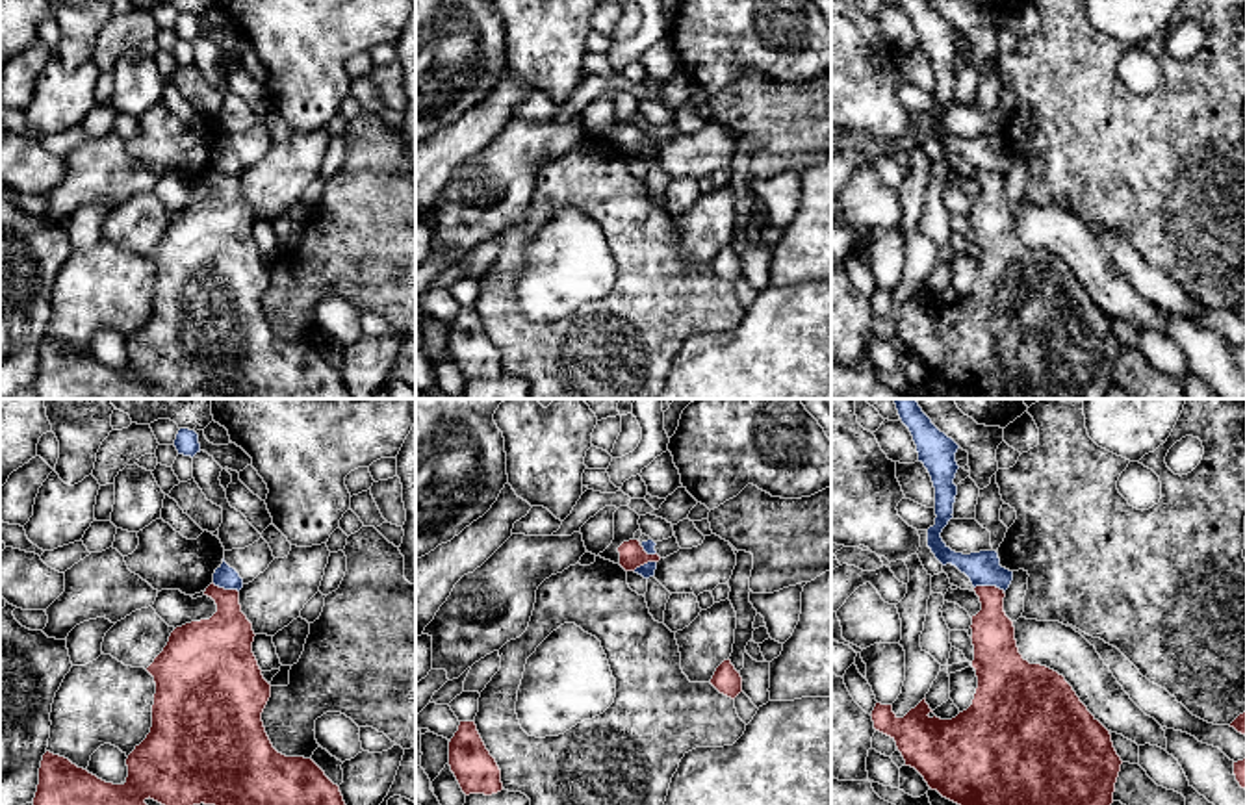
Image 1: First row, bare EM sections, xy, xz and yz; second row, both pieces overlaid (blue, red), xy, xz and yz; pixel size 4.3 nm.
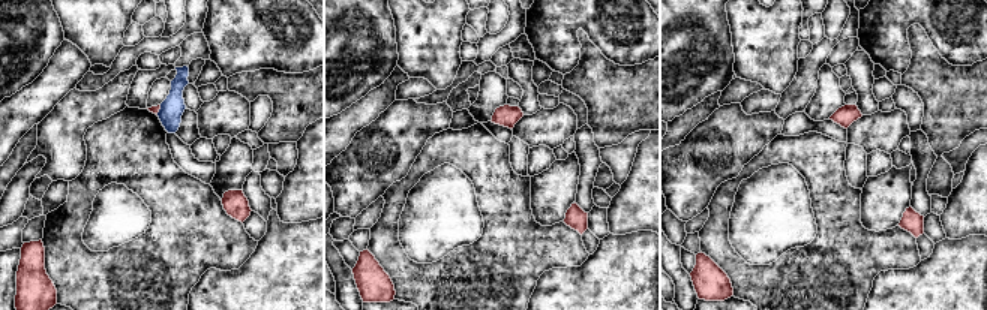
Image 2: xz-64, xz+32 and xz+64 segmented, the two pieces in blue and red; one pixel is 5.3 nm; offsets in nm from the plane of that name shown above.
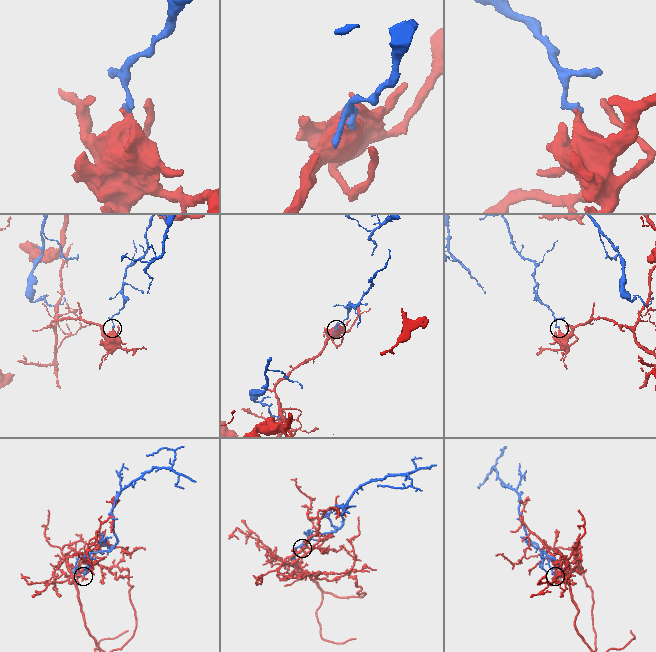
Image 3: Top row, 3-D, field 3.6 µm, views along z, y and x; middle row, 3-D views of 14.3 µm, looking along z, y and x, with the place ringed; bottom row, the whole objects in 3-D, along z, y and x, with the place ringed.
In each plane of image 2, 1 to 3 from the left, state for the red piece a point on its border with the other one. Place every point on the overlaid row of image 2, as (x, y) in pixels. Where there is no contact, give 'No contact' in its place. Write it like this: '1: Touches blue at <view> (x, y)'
1: Touches blue at xz-64 (159, 110)
2: No contact
3: No contact

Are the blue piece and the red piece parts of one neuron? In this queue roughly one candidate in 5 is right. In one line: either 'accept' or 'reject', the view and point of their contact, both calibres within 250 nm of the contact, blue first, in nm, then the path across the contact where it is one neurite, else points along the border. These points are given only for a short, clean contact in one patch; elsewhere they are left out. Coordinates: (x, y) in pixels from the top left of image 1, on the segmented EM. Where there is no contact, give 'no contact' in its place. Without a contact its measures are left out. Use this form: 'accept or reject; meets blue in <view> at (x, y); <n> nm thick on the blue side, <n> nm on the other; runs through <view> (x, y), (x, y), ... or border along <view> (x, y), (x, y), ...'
reject; meets blue in yz at (989, 585); 150 nm thick on the blue side, 190 nm on the other; border along yz (975, 587), (999, 587), (1004, 590)

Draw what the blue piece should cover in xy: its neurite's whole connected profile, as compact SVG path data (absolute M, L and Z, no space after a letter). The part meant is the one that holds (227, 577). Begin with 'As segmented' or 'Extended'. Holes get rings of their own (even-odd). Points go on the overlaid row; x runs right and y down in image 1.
As segmented. M223 558L223 564L213 573L213 584L219 588L225 588L225 590L237 590L239 592L243 588L243 579Z

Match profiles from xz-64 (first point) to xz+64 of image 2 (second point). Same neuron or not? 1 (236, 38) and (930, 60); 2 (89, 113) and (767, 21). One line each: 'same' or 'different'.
1: different
2: different

